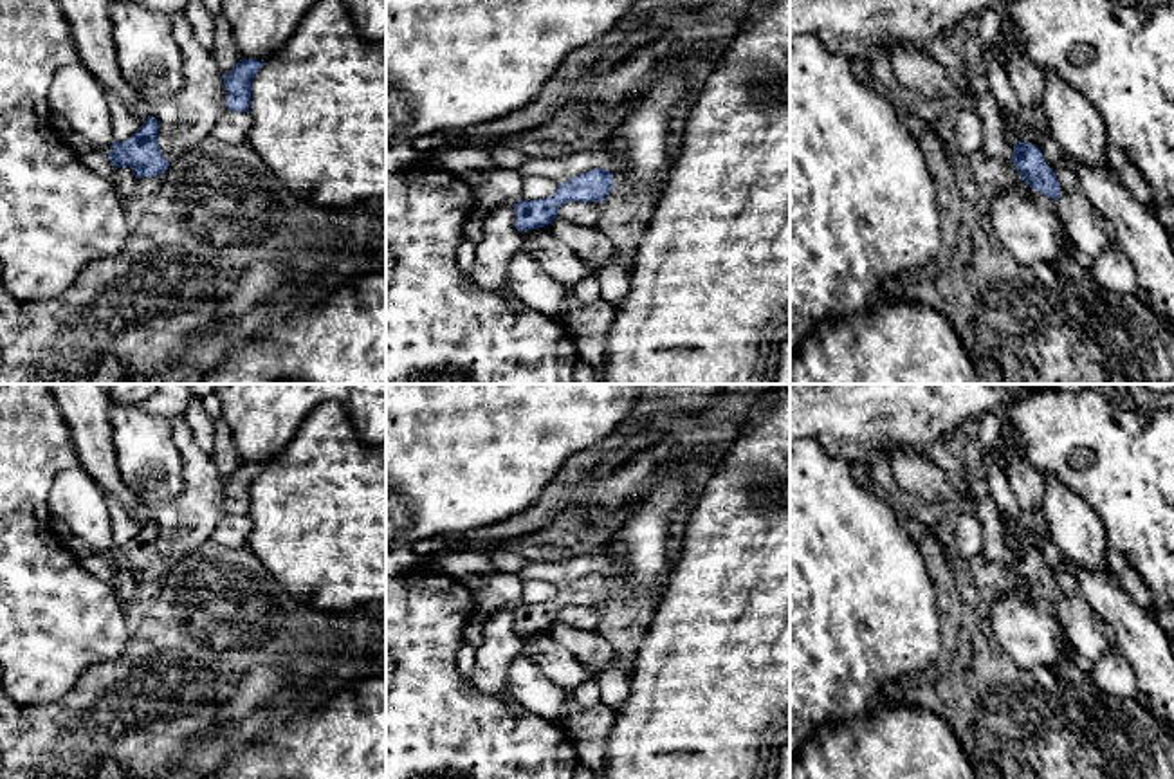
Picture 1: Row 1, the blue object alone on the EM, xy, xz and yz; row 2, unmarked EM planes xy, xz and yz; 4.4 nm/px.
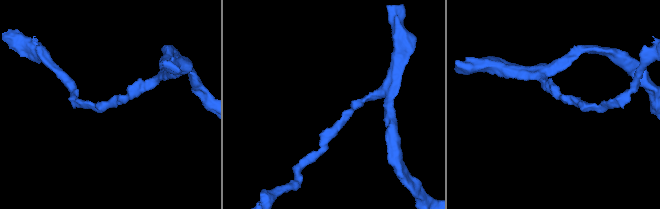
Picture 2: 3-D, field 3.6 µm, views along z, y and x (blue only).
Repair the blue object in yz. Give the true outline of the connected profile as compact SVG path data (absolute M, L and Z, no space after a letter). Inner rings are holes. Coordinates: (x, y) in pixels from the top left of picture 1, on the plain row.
M1013 546L1013 559L1010 563L1024 584L1037 597L1057 604L1060 590L1053 573L1044 566L1041 554L1030 546Z

